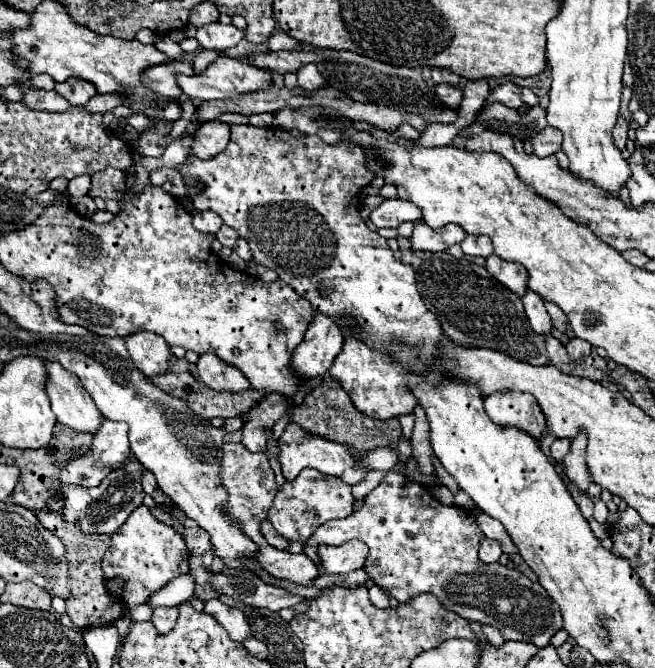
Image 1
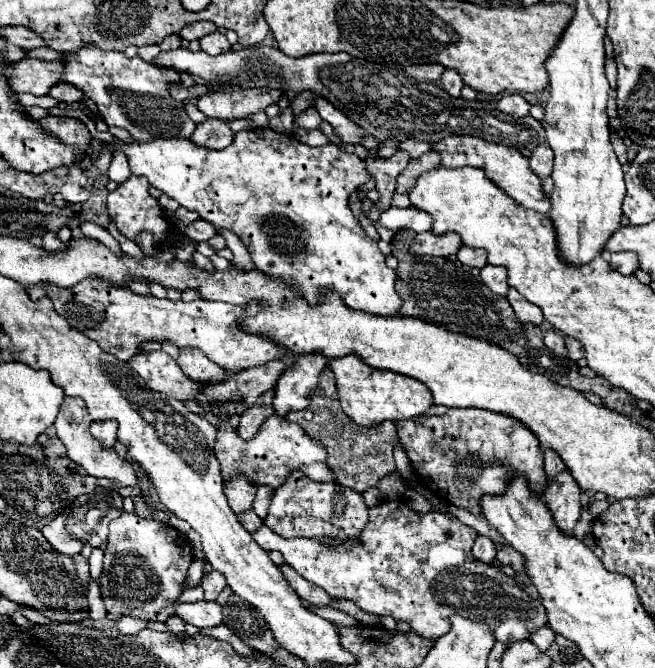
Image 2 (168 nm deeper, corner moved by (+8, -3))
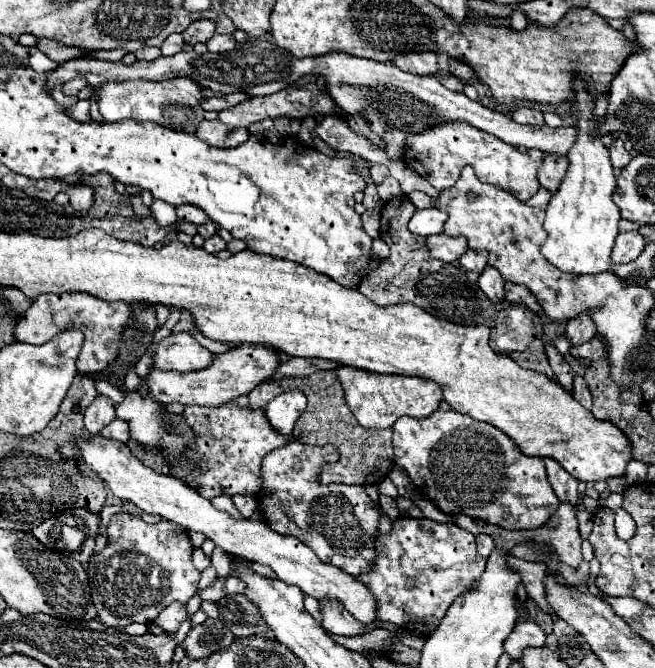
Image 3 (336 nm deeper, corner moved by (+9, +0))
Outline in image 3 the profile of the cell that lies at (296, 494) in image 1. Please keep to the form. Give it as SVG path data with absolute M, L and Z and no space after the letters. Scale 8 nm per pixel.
M295 439L289 441L263 459L263 489L257 501L265 523L273 531L297 537L311 547L321 561L349 575L359 575L371 569L371 561L375 559L373 541L379 533L379 505L369 499L361 485L323 485L319 473L321 467L331 461L337 461L337 449L333 445L311 447Z

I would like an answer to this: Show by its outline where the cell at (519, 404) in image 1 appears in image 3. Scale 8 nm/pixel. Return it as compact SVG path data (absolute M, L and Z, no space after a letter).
M435 411L425 419L399 417L393 425L395 463L403 467L443 513L469 515L509 531L537 529L555 513L559 497L551 489L543 459L521 453L501 429L457 411Z

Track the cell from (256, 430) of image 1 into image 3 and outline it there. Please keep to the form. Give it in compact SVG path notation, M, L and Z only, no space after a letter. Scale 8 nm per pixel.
M317 371L307 377L283 378L279 380L265 381L257 385L249 393L249 407L251 409L263 409L273 397L292 389L303 390L307 395L307 409L297 419L293 437L297 441L307 445L335 445L339 451L337 463L327 463L321 473L323 483L345 483L345 485L373 485L381 483L393 467L393 443L391 435L393 429L363 429L353 413L347 409L343 399L343 389L333 371Z

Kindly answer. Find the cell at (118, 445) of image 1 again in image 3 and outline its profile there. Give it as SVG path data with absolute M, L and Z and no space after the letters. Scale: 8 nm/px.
M97 395L97 399L85 411L85 429L91 435L101 433L101 429L107 427L113 419L115 419L115 409L111 405L111 399Z

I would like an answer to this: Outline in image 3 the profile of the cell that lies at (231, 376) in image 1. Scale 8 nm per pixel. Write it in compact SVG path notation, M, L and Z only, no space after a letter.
M171 333L165 337L153 357L153 367L167 371L199 371L213 363L213 353L199 345L189 333Z

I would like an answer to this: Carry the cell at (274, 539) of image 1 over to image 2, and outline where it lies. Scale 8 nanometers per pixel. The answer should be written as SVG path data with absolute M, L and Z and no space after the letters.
M254 510L240 512L238 520L240 520L240 524L242 524L242 526L244 526L248 532L254 532L258 526L262 526L262 520L256 516L256 512L254 512Z

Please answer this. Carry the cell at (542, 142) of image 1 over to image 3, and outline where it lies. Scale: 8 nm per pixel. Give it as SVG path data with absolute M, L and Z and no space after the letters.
M545 153L541 167L537 169L537 179L543 187L547 187L553 193L559 187L559 181L563 179L565 171L567 171L567 159L565 157Z

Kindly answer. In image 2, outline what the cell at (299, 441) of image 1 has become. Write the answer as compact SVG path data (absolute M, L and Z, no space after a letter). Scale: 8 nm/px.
M220 414L218 418L220 424L216 426L216 458L220 462L224 480L228 480L228 476L234 476L236 472L244 472L244 476L248 476L248 480L252 480L258 486L264 484L270 488L278 488L280 484L284 484L290 472L302 470L310 480L336 482L334 472L326 466L328 452L324 450L324 446L314 442L306 432L302 432L298 424L292 424L286 418L274 414L268 420L264 420L264 424L256 432L256 438L240 440L238 432L232 428L228 420L228 414Z

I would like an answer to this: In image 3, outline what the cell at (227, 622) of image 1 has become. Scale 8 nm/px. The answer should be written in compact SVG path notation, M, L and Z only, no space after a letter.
M171 603L169 607L165 607L159 613L159 617L155 619L155 625L165 629L167 633L175 633L185 619L187 619L187 605L185 603Z

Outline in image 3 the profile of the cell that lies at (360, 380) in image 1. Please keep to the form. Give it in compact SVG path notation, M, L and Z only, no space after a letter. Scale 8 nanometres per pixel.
M339 365L335 369L343 391L345 401L359 421L361 427L391 427L399 417L429 417L433 411L437 411L441 401L441 389L435 381L419 379L419 377L403 377L403 375L377 375L371 371L363 371L357 367L345 367Z

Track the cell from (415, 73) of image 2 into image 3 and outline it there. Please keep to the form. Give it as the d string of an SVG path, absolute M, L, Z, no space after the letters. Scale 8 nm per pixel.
M405 53L395 59L395 65L413 75L435 75L439 71L435 53Z

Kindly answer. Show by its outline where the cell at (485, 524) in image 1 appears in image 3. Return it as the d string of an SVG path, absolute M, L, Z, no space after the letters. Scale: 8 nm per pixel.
M513 555L507 557L507 563L521 575L521 581L529 593L529 597L547 613L553 615L553 609L549 607L547 599L545 599L545 589L543 589L543 579L545 579L545 565L543 563L533 563L533 561L525 561L525 559L517 559Z

